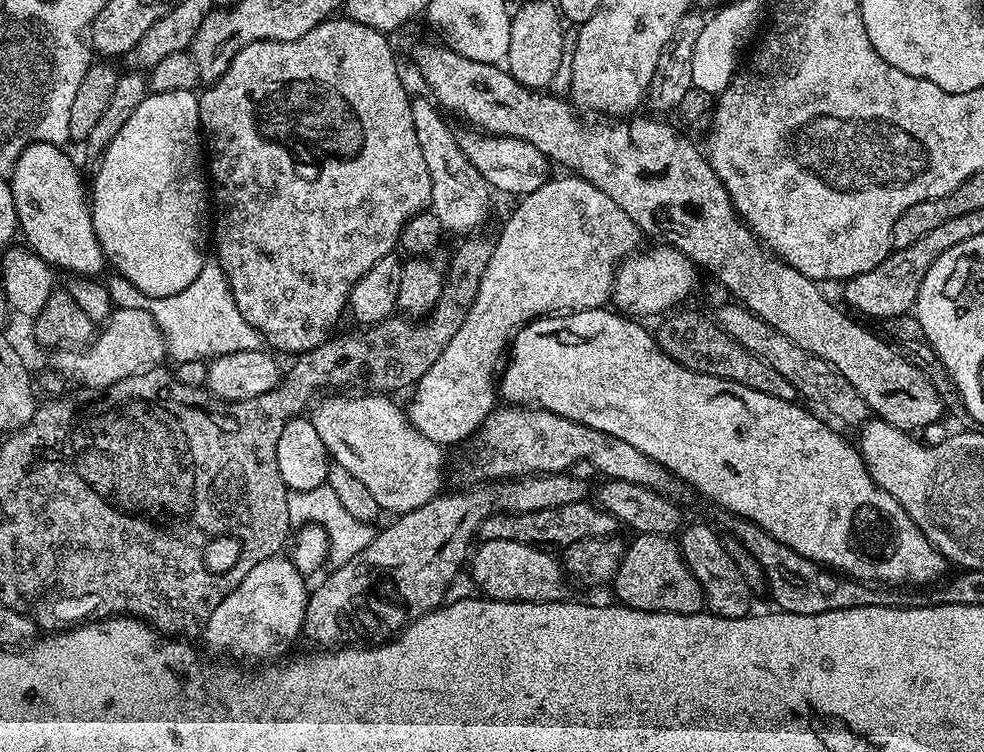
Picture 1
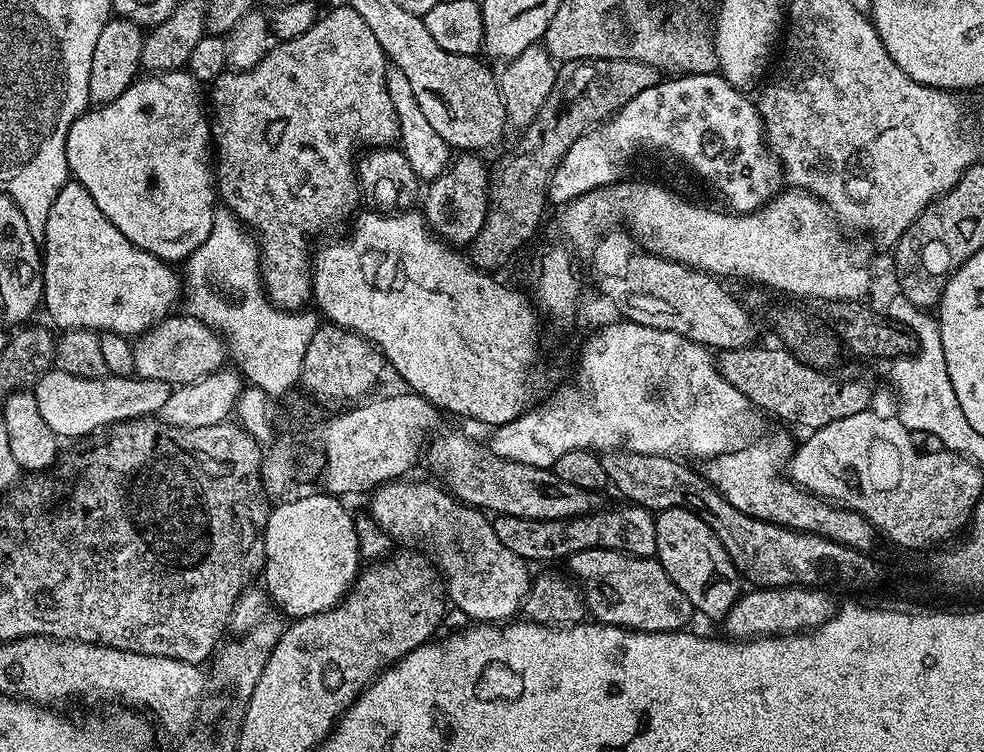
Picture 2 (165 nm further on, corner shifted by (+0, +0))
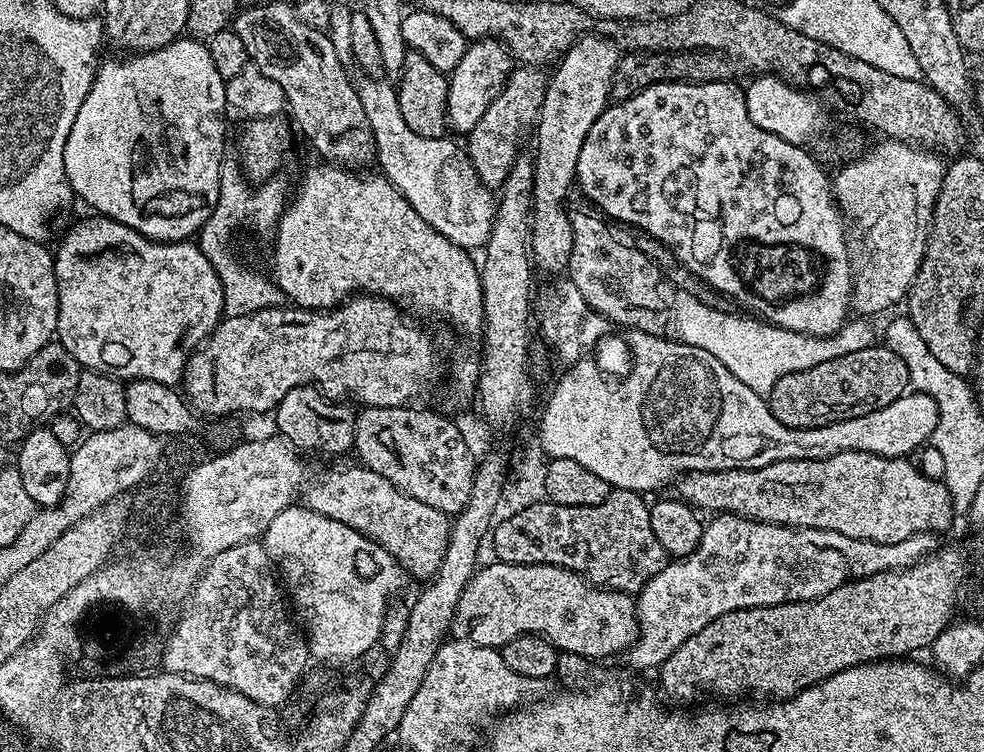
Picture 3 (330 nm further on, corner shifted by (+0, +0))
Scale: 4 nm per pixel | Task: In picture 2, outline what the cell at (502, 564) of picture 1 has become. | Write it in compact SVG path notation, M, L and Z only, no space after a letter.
M408 478L385 482L371 493L370 517L397 545L429 544L432 547L446 585L447 599L451 607L453 604L462 615L469 616L469 621L511 621L523 609L524 599L528 597L529 561L501 542L492 520L481 509L453 502L443 487L404 479Z

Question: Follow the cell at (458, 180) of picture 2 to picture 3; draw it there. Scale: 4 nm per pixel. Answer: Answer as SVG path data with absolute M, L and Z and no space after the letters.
M540 66L513 67L502 94L498 94L498 98L490 102L486 114L478 118L478 126L466 133L469 160L473 163L478 178L491 190L501 188L514 166L516 157L521 155L520 131L523 128L531 129L535 125L540 114L542 98L546 94L548 78L549 73Z

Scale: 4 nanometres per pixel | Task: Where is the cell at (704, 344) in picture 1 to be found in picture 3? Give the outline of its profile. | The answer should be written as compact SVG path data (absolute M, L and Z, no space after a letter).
M873 346L866 350L854 350L854 354L842 354L842 358L830 358L818 366L802 368L778 378L778 382L767 393L766 399L774 418L791 428L813 428L826 426L830 422L842 422L846 418L858 418L870 414L882 406L890 406L898 397L909 391L906 362L886 346Z

